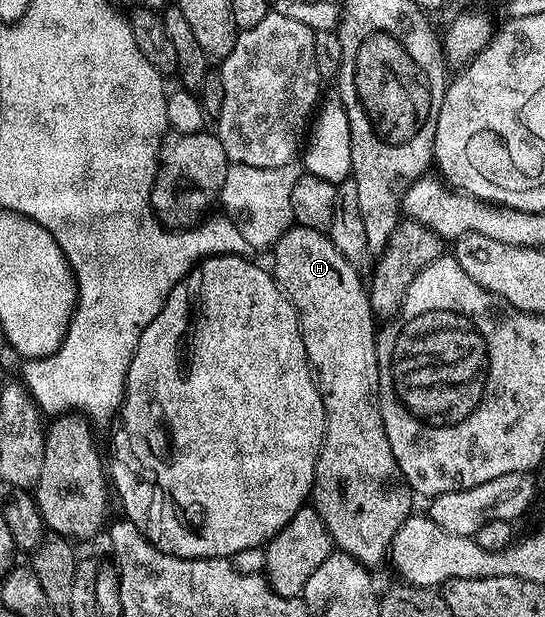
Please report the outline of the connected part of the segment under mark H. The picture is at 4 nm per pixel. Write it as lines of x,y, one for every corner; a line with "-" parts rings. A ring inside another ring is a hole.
293,224
292,228
287,229
276,240
270,256
272,256
270,272
276,278
278,287
292,300
292,306
296,308
296,314
300,320
300,330
302,331
302,343
306,347
306,355
308,356
308,366
312,368
312,376
316,379
316,386
324,404
324,442
320,448
320,458
316,460
316,478
312,484
311,504
322,515
322,519
328,528
328,533
332,536
333,546
339,552
349,553
353,559
361,561
366,567
380,565
389,556
392,540
398,531
398,527
402,527
404,520
413,512
412,500
414,500
414,494
408,488
408,480
404,478
402,471
398,467
398,459
394,459
394,451
390,451
390,439
386,439
386,427
384,426
382,411
380,410
378,355
376,354
378,321
377,318
372,316
372,308
370,307
370,299
368,298
365,282
363,280
360,282
360,277
356,274
359,273
357,266
350,264
342,255
342,251
338,251
338,247
334,247
334,243
328,237
327,232
318,229

